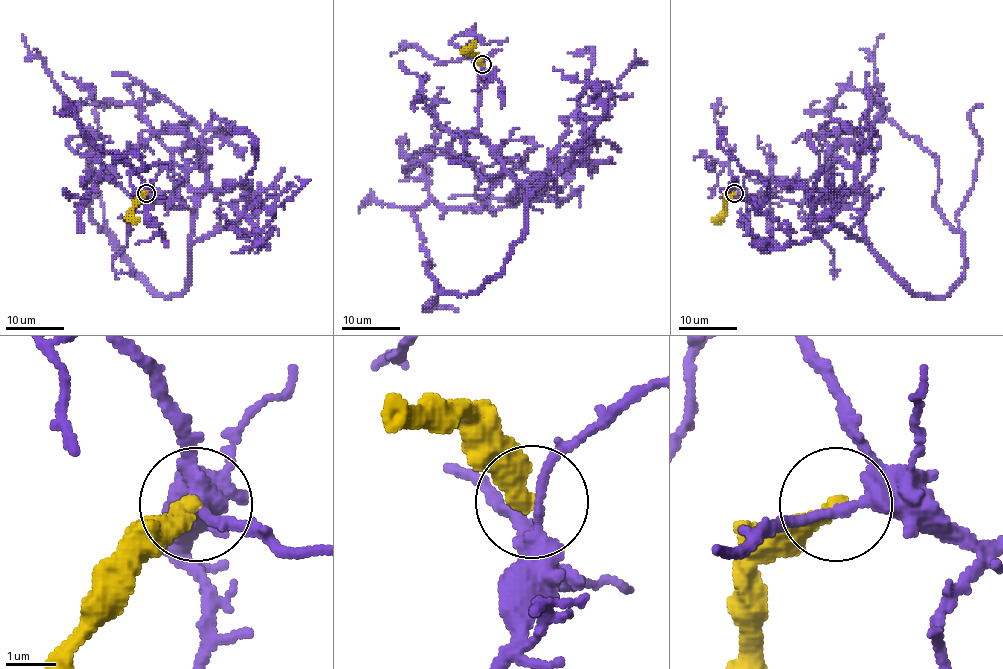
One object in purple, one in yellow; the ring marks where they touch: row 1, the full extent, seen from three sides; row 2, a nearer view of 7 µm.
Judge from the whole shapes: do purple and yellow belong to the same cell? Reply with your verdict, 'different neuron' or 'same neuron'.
different neuron

